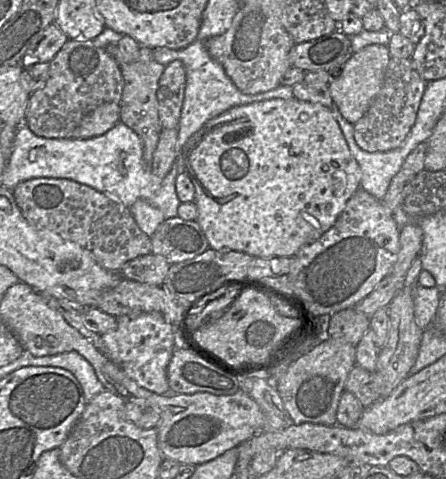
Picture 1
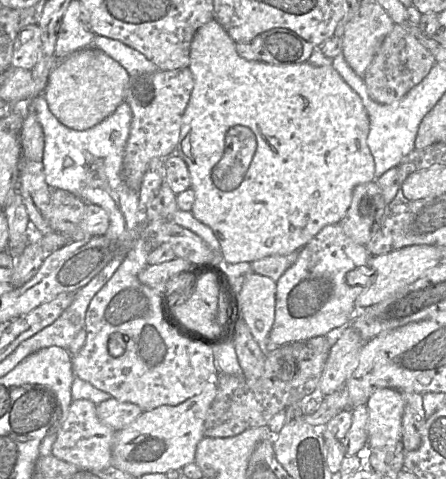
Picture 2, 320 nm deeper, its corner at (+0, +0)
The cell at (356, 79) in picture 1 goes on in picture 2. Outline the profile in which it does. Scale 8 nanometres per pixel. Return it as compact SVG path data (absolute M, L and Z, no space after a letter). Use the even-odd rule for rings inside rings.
M371 1L359 6L354 17L346 24L342 38L342 54L350 67L364 78L378 48L391 32L394 22L387 12L376 2Z

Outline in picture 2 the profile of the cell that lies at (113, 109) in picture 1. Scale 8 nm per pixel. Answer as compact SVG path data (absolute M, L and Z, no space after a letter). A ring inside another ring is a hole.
M91 45L60 59L43 92L50 112L64 126L87 130L109 117L124 102L130 75L117 61Z

